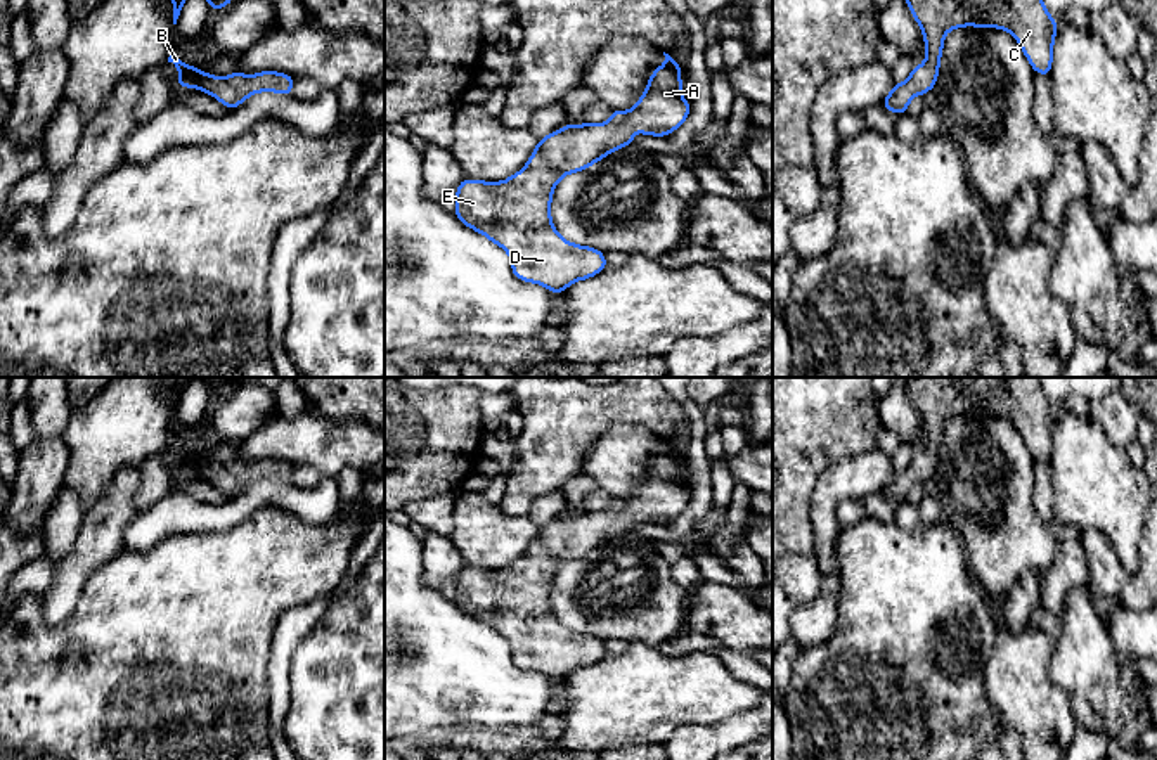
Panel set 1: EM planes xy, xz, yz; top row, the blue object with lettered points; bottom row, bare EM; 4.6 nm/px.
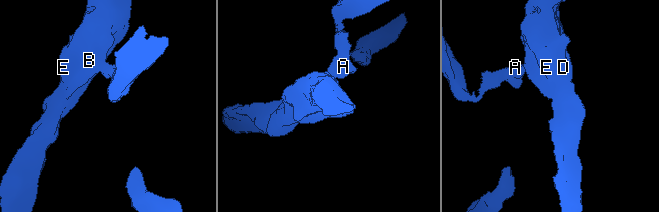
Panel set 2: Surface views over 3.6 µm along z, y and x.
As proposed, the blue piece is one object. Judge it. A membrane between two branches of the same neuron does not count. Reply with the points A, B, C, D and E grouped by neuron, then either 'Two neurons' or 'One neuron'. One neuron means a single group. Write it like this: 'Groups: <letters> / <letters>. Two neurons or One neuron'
Groups: A B C D E. One neuron

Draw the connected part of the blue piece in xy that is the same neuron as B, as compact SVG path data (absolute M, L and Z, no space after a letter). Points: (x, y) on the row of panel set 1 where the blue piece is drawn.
M170 52L168 62L173 62L178 69L178 87L194 87L201 92L213 95L217 100L225 104L230 111L244 102L249 95L258 92L277 92L282 95L291 95L294 83L293 76L275 71L262 71L253 76L246 76L241 71L229 76L218 78L210 73L201 73L199 66L189 66L180 61L180 57Z

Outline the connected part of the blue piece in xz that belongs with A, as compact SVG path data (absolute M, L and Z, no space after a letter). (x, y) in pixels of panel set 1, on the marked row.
M669 54L665 64L648 80L648 88L630 111L611 111L608 123L566 125L540 138L528 163L504 182L464 178L456 192L456 216L469 229L501 246L511 258L513 274L525 282L563 293L570 284L594 277L606 268L604 253L568 242L551 222L551 199L558 182L632 144L634 133L667 137L679 128L691 106L682 97L681 68Z

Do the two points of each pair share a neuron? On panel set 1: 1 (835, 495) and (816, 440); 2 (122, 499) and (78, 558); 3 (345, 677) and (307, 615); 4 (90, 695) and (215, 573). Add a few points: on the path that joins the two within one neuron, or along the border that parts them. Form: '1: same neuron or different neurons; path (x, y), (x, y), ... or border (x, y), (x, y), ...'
1: different neurons; border (865, 454), (837, 459), (821, 475), (811, 508)
2: same neuron; path (111, 513), (101, 535), (92, 544)
3: different neurons; border (329, 596), (319, 622), (298, 644), (291, 662)
4: same neuron; path (118, 662), (135, 653), (182, 606)

